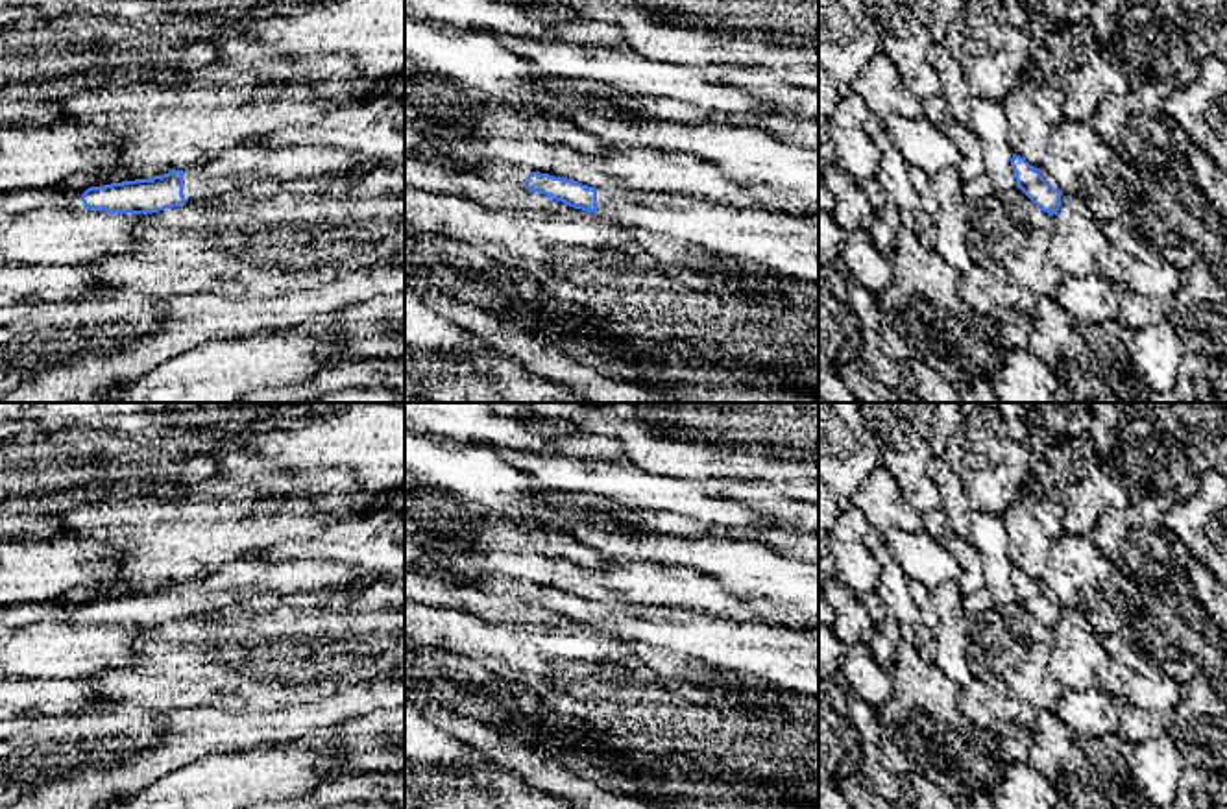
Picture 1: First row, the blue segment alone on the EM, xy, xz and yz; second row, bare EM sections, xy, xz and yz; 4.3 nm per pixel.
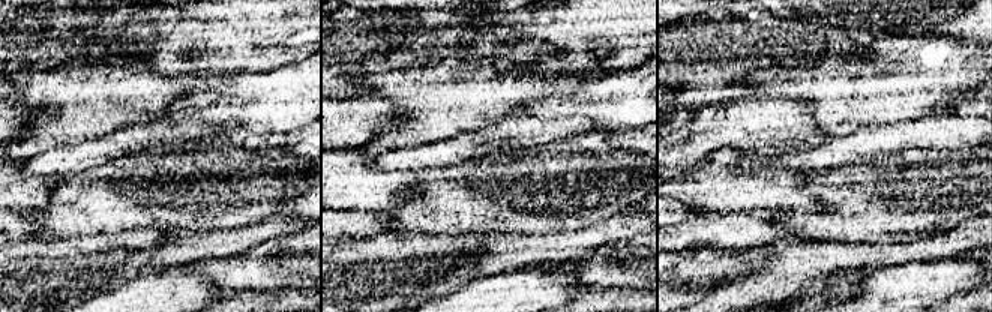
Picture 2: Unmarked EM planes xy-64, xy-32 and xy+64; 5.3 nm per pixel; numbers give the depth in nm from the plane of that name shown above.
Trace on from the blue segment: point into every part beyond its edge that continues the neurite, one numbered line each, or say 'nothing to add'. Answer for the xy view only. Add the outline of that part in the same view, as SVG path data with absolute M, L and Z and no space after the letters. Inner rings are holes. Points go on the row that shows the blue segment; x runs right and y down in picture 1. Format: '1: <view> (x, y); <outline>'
1: xy (241, 167); M237 146L222 150L216 159L183 168L185 203L233 194L266 179L296 181L318 175L347 175L384 163L362 159L329 146L261 148Z
2: xy (74, 198); M70 190L68 194L68 209L74 211L74 212L96 212L96 209L89 209L83 205L81 201L81 194L85 190Z

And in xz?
1: xz (499, 172); M436 161L442 166L447 168L462 168L468 172L475 172L479 175L484 175L492 181L510 181L519 187L525 187L527 175L532 174L532 170L523 170L508 163L479 163L479 164L466 164L466 163L453 163L453 161Z
2: xz (788, 244); M597 188L595 214L819 284L819 222L809 216L623 188Z

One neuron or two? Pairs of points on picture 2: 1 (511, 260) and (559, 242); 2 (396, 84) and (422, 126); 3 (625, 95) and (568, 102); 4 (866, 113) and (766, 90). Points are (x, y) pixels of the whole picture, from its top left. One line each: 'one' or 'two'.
1: one
2: one
3: one
4: one

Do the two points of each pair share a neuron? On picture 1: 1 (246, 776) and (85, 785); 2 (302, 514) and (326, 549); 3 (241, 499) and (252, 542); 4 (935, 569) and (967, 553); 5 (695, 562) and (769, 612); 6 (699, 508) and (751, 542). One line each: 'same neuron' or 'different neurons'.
1: different neurons
2: different neurons
3: same neuron
4: different neurons
5: same neuron
6: different neurons

